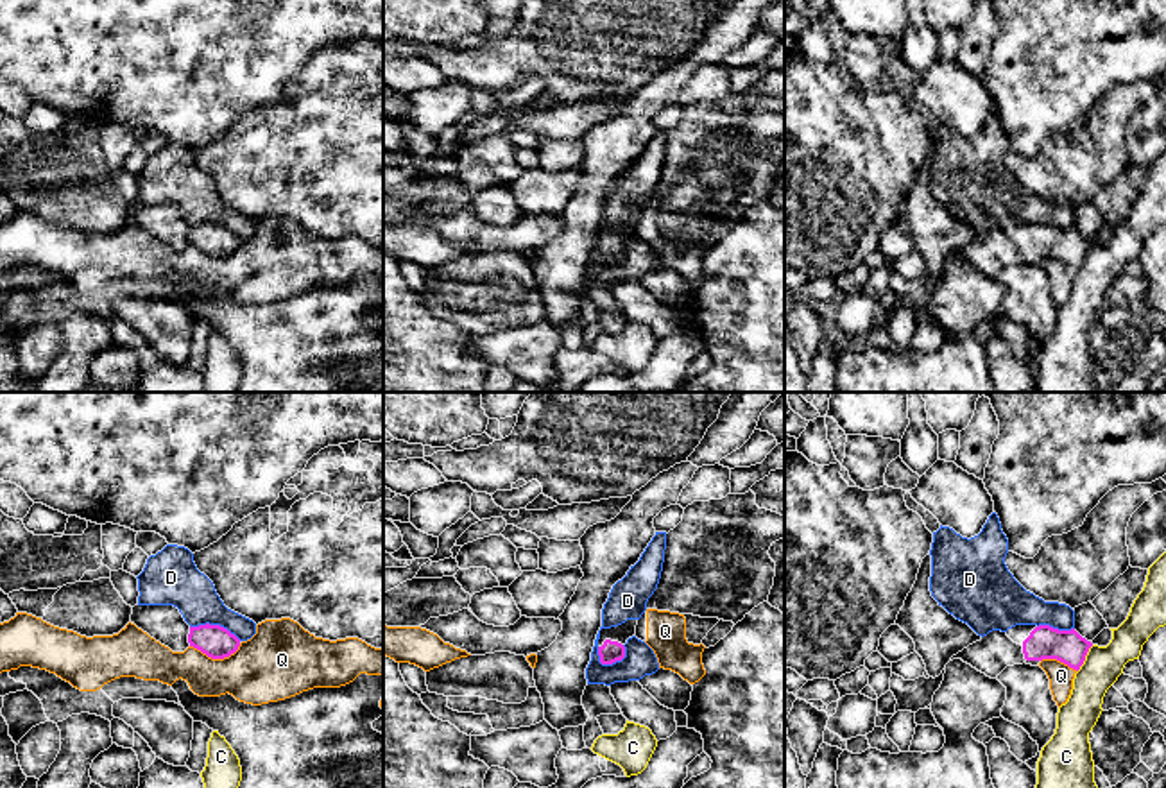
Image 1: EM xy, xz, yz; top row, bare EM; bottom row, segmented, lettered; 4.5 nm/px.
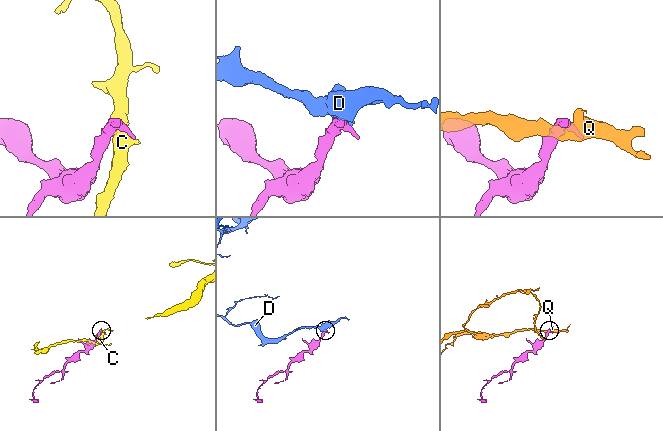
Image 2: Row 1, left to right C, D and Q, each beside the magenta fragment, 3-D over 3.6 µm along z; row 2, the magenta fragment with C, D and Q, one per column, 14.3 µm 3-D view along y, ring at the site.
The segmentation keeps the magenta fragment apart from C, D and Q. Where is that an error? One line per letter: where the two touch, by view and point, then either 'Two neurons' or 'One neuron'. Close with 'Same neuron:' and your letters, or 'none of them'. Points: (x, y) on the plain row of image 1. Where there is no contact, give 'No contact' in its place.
C: Touches magenta at yz (1084, 258). Two neurons
D: Touches magenta at xz (615, 260). Two neurons
Q: Touches magenta at xy (215, 256). Two neurons
Same neuron: none of them

